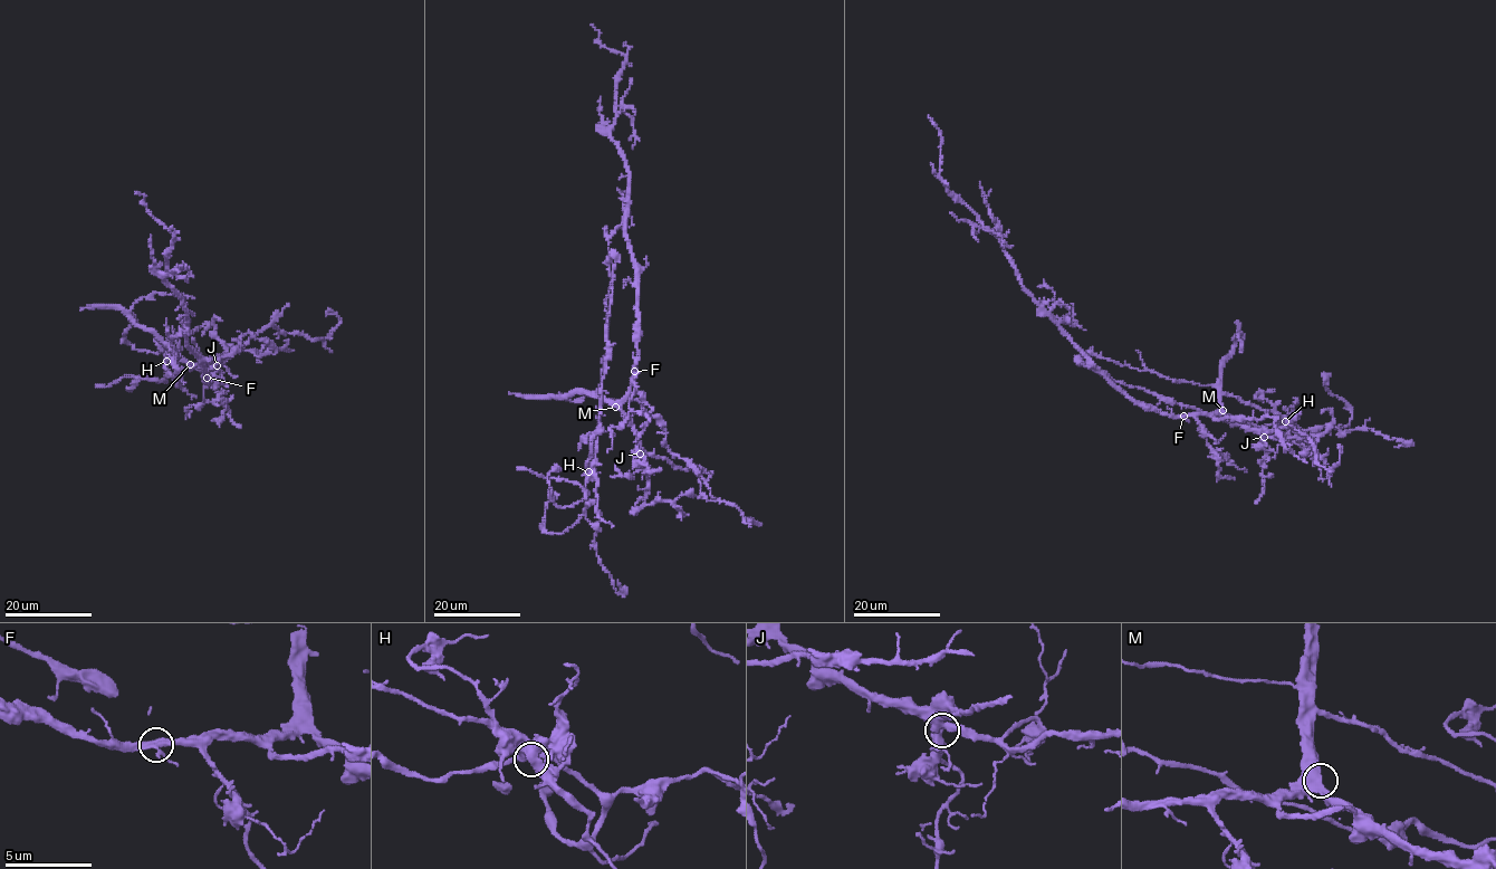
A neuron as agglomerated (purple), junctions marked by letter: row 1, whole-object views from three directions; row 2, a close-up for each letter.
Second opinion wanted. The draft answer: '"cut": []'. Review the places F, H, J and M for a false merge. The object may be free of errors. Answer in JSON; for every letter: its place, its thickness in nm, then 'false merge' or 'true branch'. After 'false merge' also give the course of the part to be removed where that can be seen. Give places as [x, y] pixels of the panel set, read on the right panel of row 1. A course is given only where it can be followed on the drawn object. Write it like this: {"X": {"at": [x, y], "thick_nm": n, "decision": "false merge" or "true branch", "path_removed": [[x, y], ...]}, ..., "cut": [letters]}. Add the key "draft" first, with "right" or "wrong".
{"draft": "right", "F": {"at": [1183, 416], "thick_nm": 320, "decision": "true branch"}, "H": {"at": [1285, 421], "thick_nm": 280, "decision": "true branch"}, "J": {"at": [1264, 437], "thick_nm": 360, "decision": "true branch"}, "M": {"at": [1223, 410], "thick_nm": 480, "decision": "true branch"}, "cut": []}

